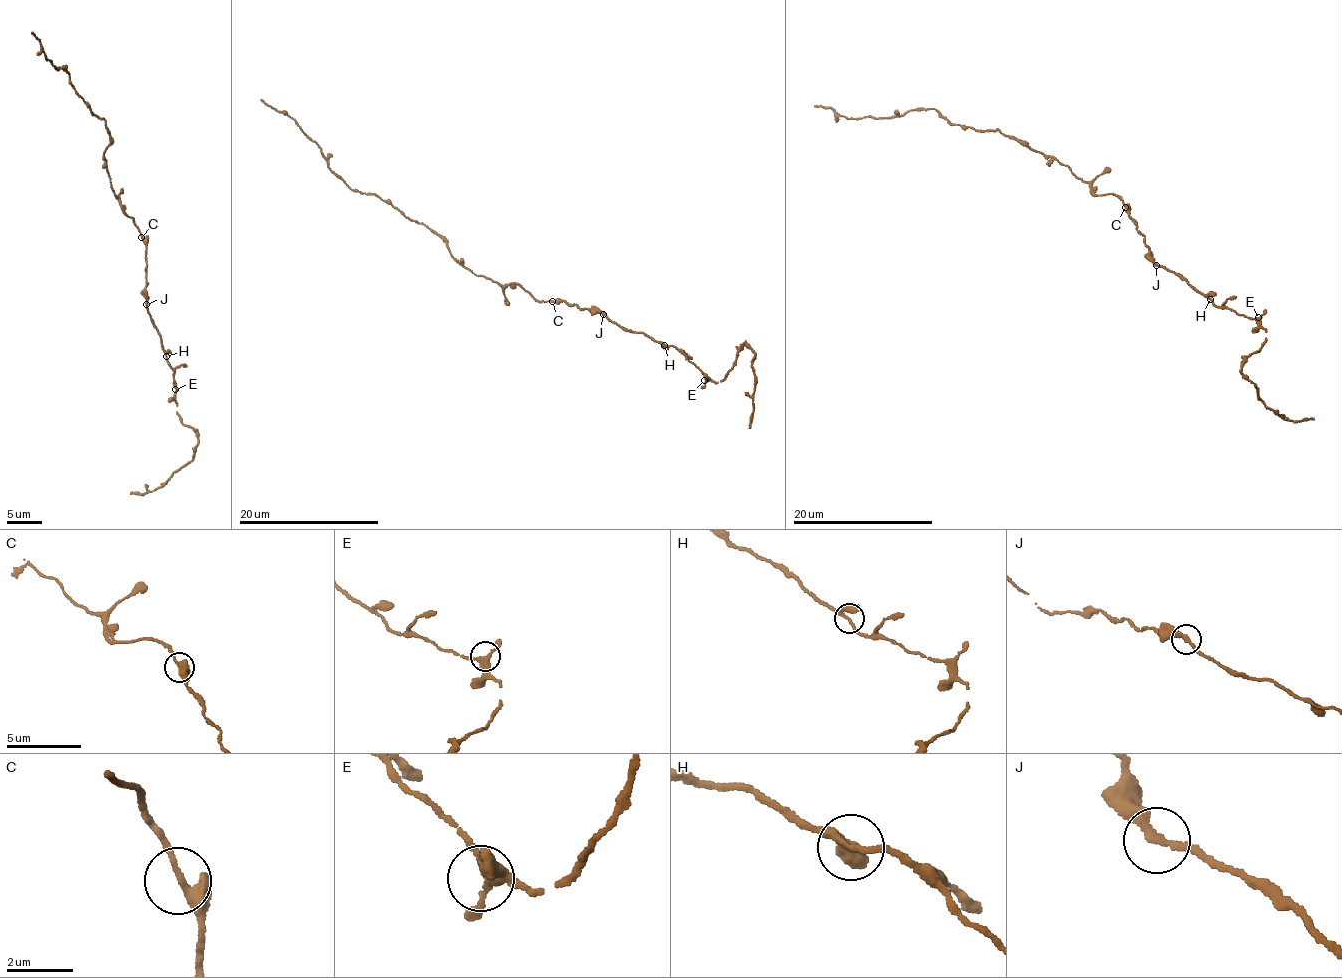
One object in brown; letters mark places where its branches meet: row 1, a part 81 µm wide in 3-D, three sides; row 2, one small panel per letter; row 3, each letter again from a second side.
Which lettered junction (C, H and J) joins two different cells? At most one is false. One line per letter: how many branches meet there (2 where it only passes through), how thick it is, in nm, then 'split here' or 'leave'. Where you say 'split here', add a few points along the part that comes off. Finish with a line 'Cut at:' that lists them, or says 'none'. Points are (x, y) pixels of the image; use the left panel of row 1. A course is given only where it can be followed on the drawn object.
C: 3 | 200 nm | leave
H: 3 | 190 nm | leave
J: 2 | 240 nm | leave
Cut at: none

